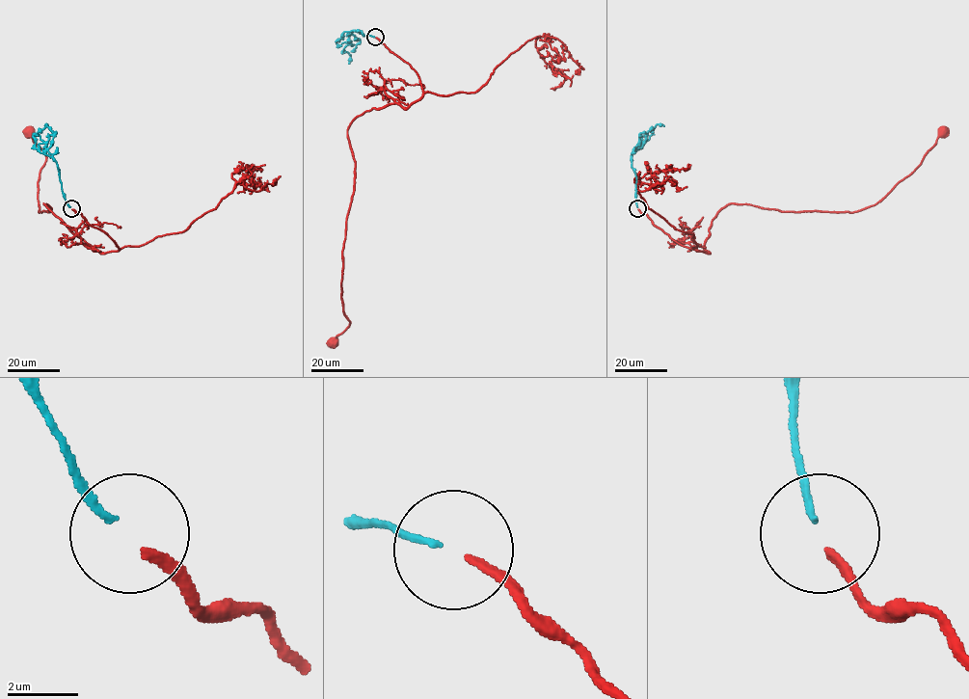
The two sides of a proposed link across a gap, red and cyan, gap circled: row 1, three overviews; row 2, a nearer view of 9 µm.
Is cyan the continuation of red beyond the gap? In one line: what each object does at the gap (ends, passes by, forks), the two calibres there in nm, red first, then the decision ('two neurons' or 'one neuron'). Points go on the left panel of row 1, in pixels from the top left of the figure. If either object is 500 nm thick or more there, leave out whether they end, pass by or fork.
red ends there; cyan ends there; 240 nm thick on the red side, 180 nm on the other; two neurons

